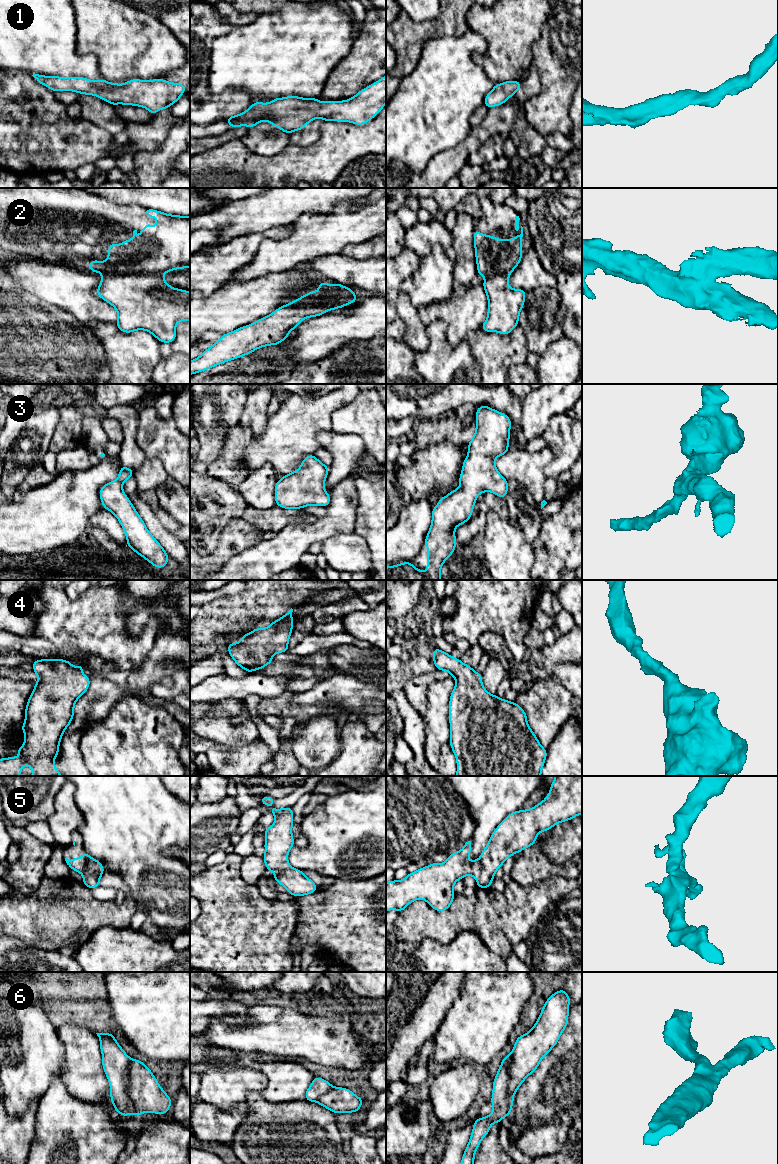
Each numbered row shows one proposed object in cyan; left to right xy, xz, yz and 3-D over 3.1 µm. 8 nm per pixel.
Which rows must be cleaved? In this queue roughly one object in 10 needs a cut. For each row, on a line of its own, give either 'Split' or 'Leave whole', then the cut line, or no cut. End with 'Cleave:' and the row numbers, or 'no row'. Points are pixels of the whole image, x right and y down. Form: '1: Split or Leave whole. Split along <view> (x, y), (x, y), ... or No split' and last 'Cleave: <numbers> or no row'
1: Leave whole. No split
2: Split. Split along xy (102, 273), (161, 275)
3: Leave whole. No split
4: Leave whole. No split
5: Leave whole. No split
6: Split. Split along xy (129, 1058), (127, 1092), (136, 1113)
Cleave: 2, 6

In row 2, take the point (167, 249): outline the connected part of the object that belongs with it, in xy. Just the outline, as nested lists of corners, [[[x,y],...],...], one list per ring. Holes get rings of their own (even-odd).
[[[149,208],[145,210],[145,216],[157,218],[155,223],[157,231],[154,231],[151,223],[147,223],[140,230],[139,240],[137,230],[134,230],[131,240],[125,240],[122,244],[116,245],[110,242],[107,260],[89,262],[88,268],[91,272],[119,275],[162,275],[175,269],[190,268],[190,216],[170,215]]]

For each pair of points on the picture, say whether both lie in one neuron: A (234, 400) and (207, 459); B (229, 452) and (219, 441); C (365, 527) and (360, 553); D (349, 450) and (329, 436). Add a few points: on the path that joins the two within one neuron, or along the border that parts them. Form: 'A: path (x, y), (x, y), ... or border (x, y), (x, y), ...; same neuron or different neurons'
A: path (220, 416), (211, 420), (210, 443); same neuron
B: border (226, 436), (219, 456), (210, 465); different neurons
C: border (354, 532), (365, 540), (371, 559); different neurons
D: path (344, 448), (334, 441); same neuron

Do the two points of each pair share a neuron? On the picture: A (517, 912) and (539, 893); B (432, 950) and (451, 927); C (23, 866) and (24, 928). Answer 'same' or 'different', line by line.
A: same
B: different
C: different

